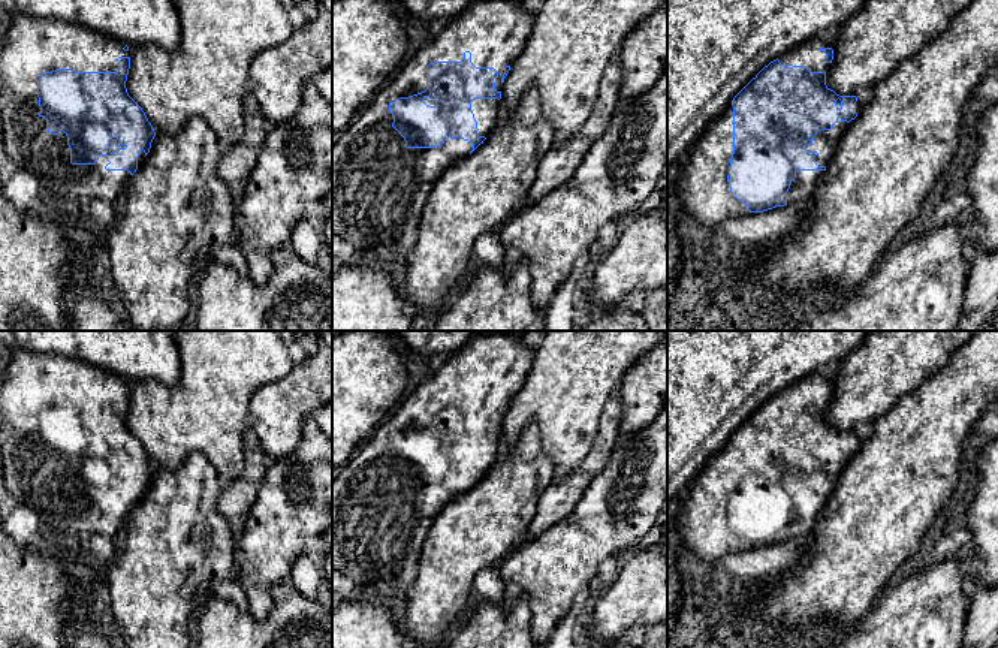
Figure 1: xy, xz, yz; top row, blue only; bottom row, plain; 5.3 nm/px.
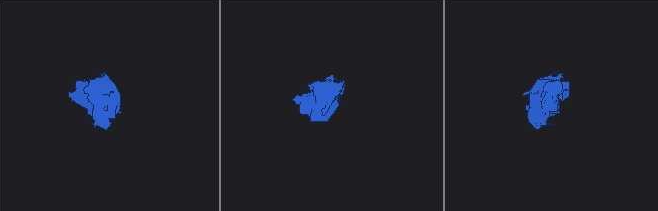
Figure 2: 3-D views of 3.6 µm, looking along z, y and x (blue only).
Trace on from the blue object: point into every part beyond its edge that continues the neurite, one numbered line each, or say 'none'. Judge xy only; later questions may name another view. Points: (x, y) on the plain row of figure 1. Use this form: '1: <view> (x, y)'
1: xy (32, 382)

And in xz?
1: xz (379, 521)

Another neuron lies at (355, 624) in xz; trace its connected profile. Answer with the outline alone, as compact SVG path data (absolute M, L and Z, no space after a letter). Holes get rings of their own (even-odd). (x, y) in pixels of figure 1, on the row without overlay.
M343 600L332 609L332 648L417 648L382 602Z

